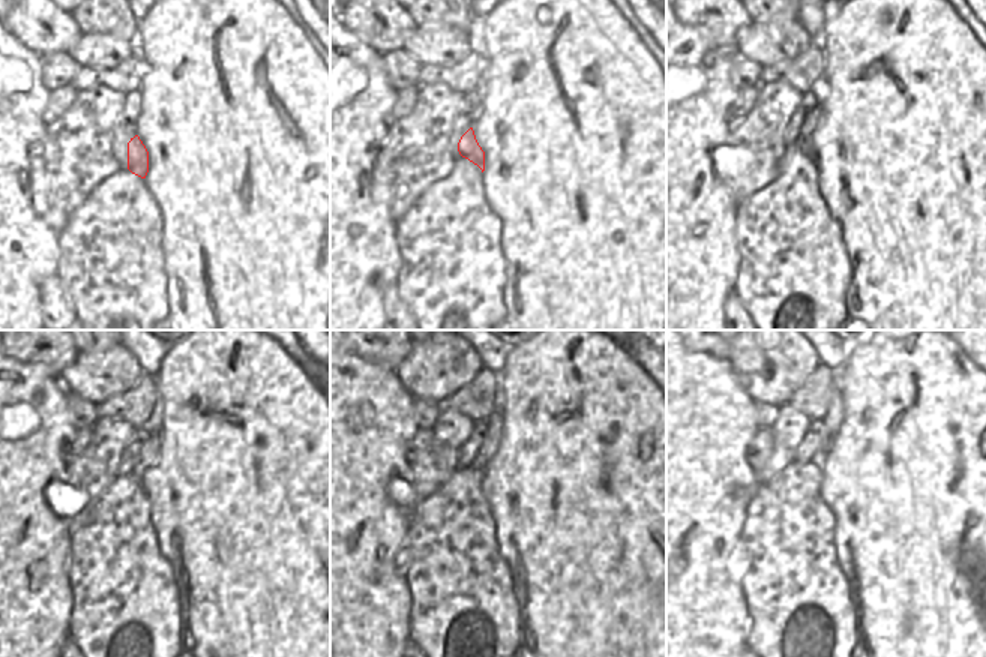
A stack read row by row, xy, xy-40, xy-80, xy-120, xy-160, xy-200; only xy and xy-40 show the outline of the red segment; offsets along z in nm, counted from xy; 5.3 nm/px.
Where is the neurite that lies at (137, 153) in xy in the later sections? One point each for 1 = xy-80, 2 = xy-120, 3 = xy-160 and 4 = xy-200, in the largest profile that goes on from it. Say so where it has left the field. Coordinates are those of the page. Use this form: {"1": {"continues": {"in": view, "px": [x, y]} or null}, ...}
{"1": {"continues": {"in": "xy-80", "px": [812, 120]}}, "2": {"continues": {"in": "xy-120", "px": [152, 447]}}, "3": {"continues": {"in": "xy-160", "px": [494, 422]}}, "4": {"continues": {"in": "xy-200", "px": [835, 414]}}}

